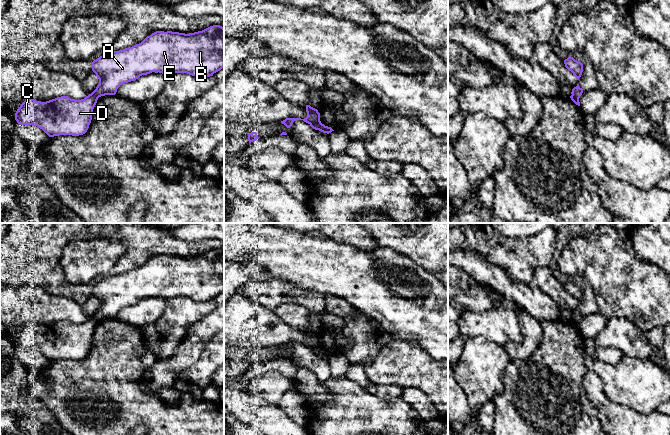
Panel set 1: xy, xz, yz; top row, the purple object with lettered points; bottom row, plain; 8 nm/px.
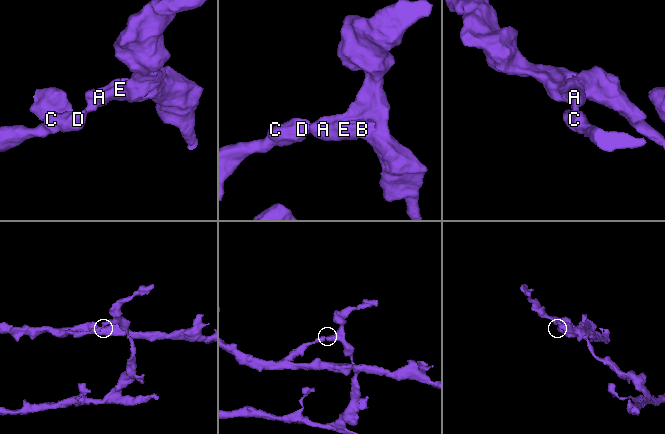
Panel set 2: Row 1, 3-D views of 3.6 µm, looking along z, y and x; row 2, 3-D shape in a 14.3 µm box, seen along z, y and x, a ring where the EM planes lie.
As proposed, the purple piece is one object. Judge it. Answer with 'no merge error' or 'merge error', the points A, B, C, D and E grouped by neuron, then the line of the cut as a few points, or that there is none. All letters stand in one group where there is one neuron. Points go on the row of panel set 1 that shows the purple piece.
merge error | A B E / C D | xy (91, 93), (98, 97)

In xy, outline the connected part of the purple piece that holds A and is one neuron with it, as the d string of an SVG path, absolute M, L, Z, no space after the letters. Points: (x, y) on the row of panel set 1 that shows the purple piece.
M210 26L194 33L156 31L141 43L119 51L106 51L92 62L92 71L99 79L99 84L92 92L96 97L115 95L124 83L138 79L152 72L172 75L187 73L195 77L210 77L224 68L224 28Z

